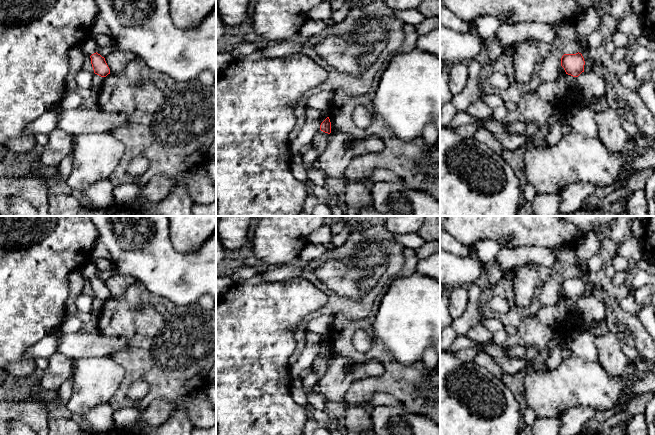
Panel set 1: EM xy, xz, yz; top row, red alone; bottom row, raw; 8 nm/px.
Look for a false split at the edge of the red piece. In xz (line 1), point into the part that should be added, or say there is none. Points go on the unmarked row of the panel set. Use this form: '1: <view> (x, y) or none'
1: none

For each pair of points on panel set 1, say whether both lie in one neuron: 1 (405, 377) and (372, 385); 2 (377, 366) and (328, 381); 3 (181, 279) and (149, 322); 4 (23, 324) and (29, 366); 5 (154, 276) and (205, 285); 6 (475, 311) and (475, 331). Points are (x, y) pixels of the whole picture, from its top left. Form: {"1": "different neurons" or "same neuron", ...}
{"1": "same neuron", "2": "same neuron", "3": "different neurons", "4": "same neuron", "5": "same neuron", "6": "different neurons"}

